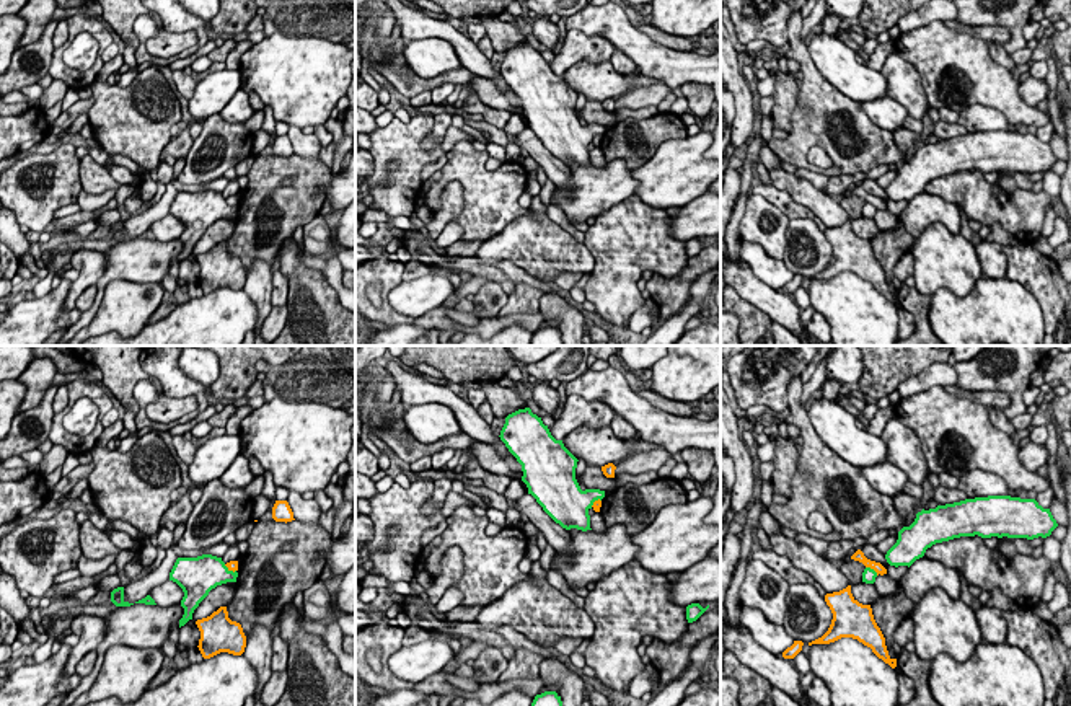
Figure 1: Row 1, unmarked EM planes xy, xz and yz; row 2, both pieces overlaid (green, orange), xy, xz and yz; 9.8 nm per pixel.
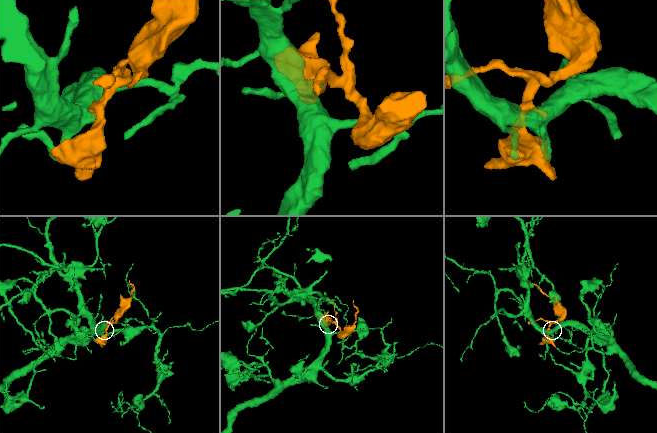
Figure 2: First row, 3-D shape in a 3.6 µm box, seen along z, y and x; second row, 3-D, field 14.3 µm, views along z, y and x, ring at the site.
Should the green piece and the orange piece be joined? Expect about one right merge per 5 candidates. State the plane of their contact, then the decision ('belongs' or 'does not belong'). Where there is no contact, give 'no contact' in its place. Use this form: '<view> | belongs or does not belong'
yz | does not belong

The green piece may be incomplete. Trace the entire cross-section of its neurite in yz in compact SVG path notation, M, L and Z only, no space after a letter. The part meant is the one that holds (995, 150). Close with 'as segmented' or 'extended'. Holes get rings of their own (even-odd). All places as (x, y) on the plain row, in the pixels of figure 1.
M988 130L965 134L916 148L910 161L898 166L897 178L887 186L890 201L911 201L936 178L960 171L1047 173L1058 161L1050 143L1035 134Z | as segmented

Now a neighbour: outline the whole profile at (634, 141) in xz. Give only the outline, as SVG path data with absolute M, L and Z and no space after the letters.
M662 113L647 119L628 117L602 134L606 161L624 160L629 170L641 168L672 139L685 139L686 126L678 114Z

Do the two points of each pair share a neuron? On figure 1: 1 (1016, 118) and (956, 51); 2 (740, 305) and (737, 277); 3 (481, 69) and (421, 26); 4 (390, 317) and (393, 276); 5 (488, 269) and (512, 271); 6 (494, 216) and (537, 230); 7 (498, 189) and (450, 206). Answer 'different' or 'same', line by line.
1: same
2: different
3: same
4: same
5: same
6: different
7: different

